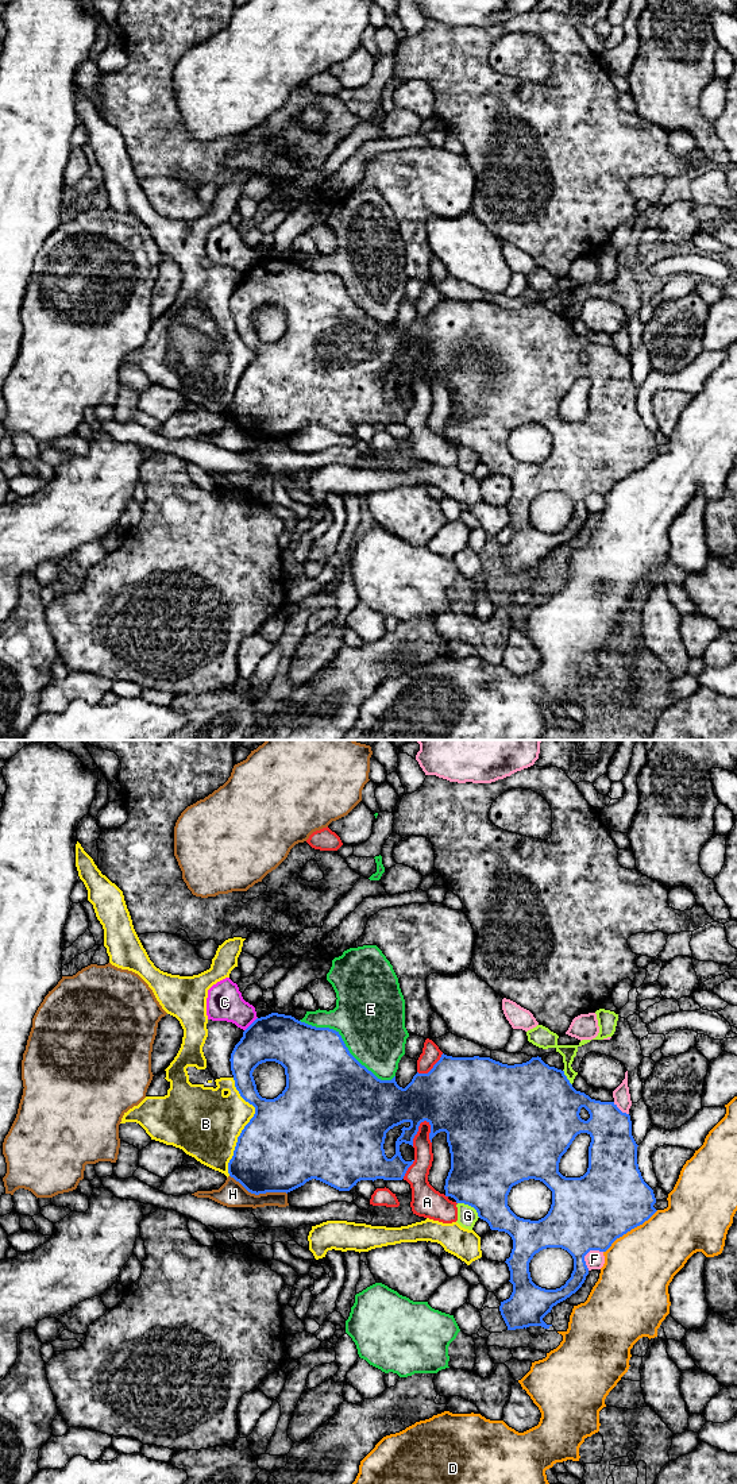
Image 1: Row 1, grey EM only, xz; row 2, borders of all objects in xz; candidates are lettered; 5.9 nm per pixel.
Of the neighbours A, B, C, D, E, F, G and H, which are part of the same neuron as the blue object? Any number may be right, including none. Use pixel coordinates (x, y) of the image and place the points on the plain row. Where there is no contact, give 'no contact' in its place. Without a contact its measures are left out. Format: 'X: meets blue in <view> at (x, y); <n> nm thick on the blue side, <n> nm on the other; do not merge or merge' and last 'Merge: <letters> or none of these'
A: meets blue in xz at (417, 374); 340 nm thick on the blue side, 120 nm on the other; do not merge
B: meets blue in xz at (244, 370); 500 nm thick on the blue side, 420 nm on the other; do not merge
C: meets blue in xz at (251, 268); 280 nm thick on the blue side, 220 nm on the other; do not merge
D: meets blue in xz at (631, 473); 440 nm thick on the blue side, 420 nm on the other; do not merge
E: meets blue in xz at (346, 290); 460 nm thick on the blue side, 420 nm on the other; do not merge
F: meets blue in xz at (586, 497); 440 nm thick on the blue side, 110 nm on the other; do not merge
G: meets blue in xz at (470, 448); 400 nm thick on the blue side, 120 nm on the other; do not merge
H: meets blue in xz at (258, 438); 440 nm thick on the blue side, 160 nm on the other; do not merge
Merge: none of these

